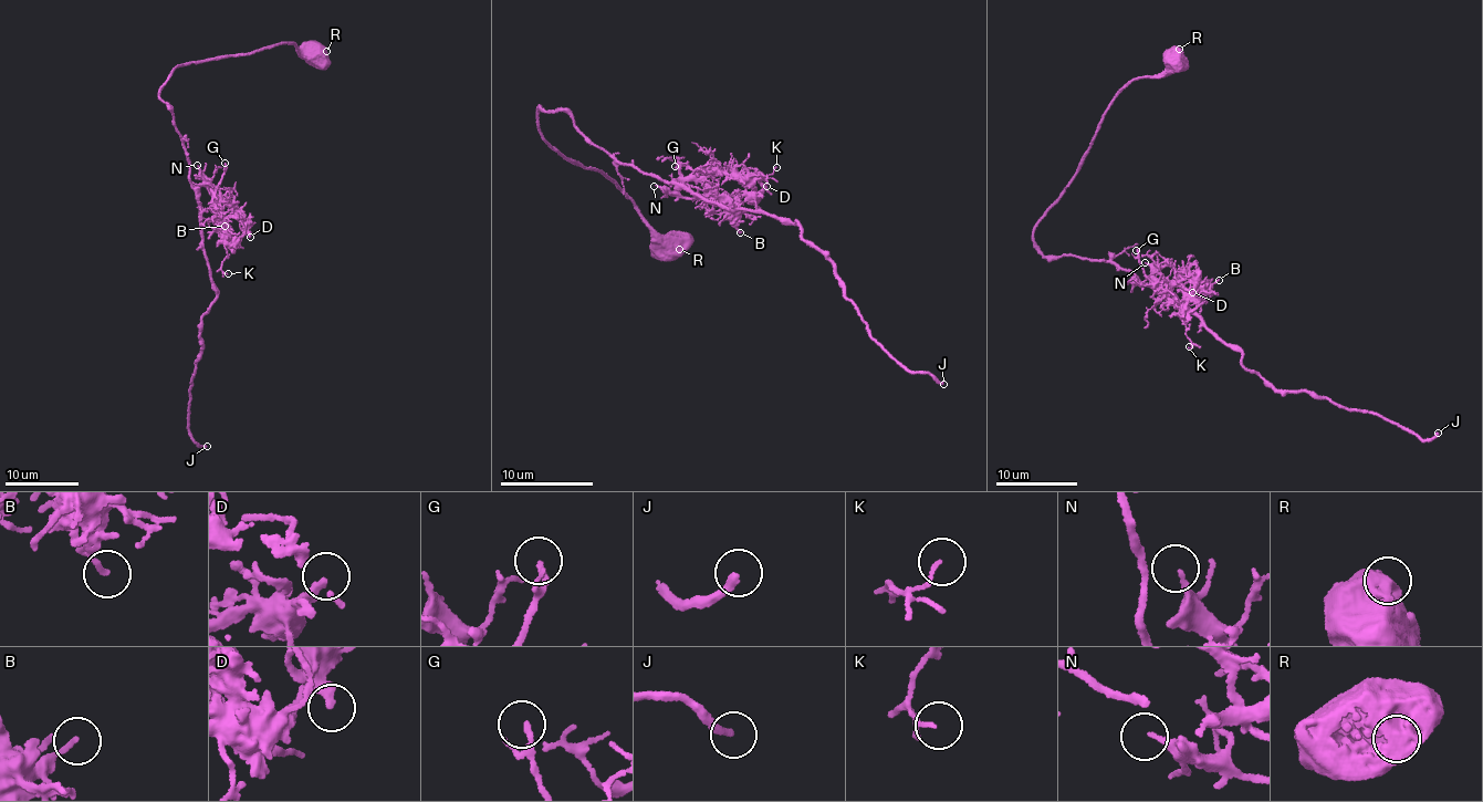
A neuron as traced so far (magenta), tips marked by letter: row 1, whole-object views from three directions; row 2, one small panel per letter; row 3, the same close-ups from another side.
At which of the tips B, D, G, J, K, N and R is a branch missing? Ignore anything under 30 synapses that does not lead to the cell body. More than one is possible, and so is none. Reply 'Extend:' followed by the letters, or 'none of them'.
Extend: J

